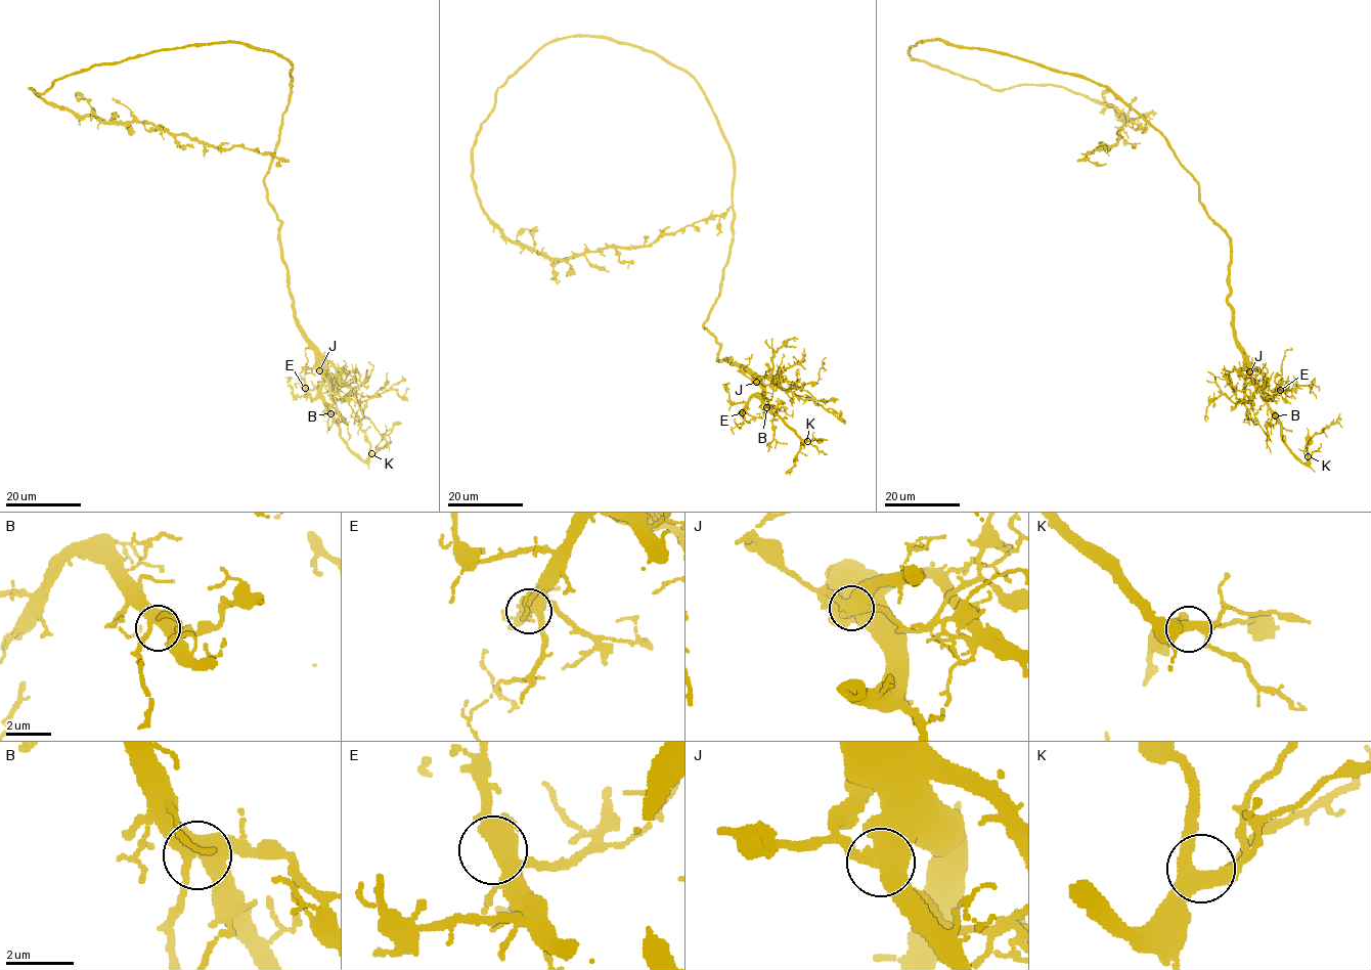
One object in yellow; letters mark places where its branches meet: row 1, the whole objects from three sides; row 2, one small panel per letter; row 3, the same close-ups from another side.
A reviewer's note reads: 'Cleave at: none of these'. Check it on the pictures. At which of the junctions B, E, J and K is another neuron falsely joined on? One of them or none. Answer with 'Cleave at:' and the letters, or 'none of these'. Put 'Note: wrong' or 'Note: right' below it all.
Cleave at: J
Note: wrong

